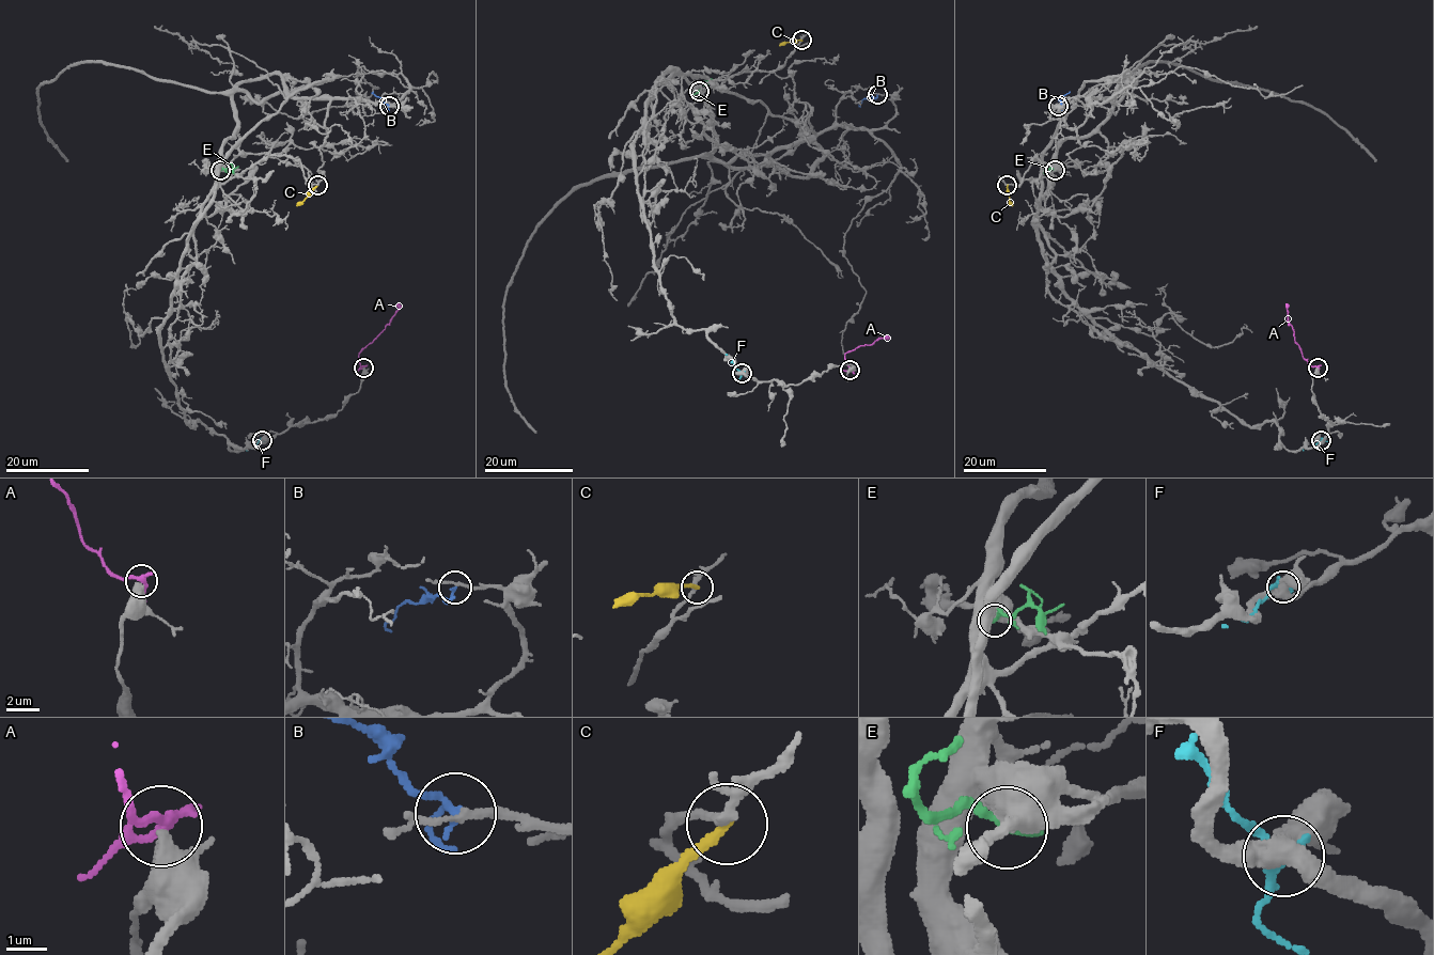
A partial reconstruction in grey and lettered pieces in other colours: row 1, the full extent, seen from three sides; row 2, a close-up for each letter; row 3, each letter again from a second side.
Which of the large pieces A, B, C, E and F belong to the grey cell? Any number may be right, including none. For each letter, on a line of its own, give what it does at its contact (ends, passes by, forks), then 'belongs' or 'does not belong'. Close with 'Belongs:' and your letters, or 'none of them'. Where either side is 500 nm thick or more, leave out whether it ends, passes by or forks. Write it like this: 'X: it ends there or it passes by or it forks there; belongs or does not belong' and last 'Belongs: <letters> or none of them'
A: it passes by; does not belong
B: it passes by; belongs
C: it ends there; does not belong
E: does not belong
F: does not belong
Belongs: B

